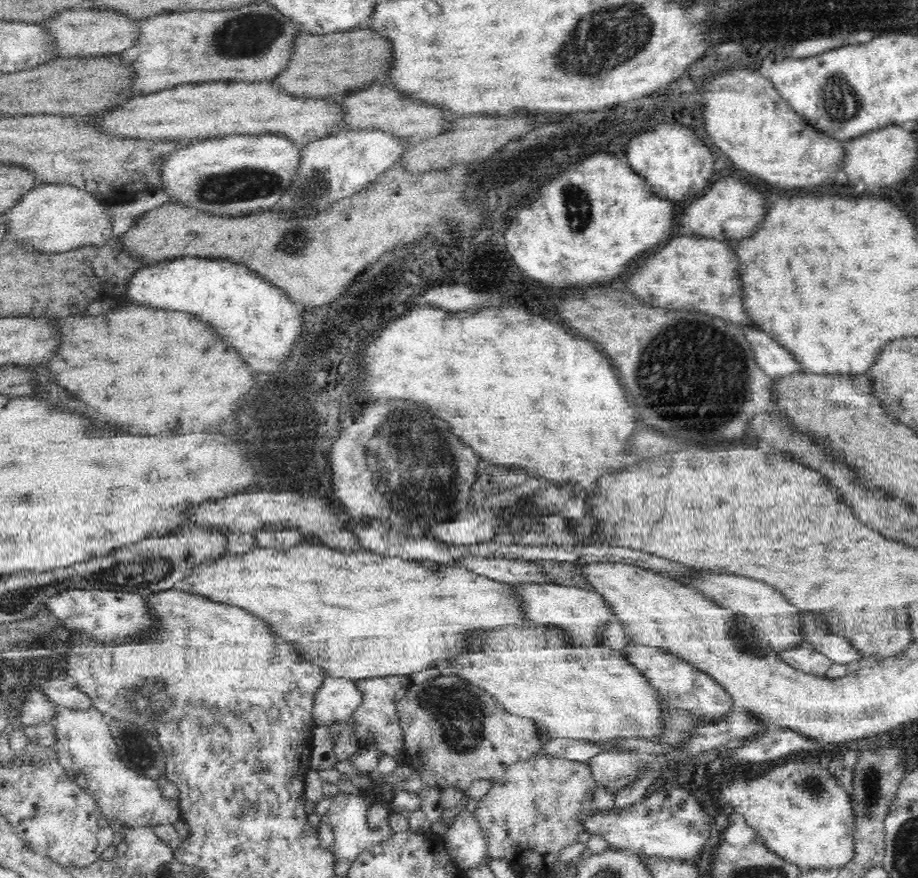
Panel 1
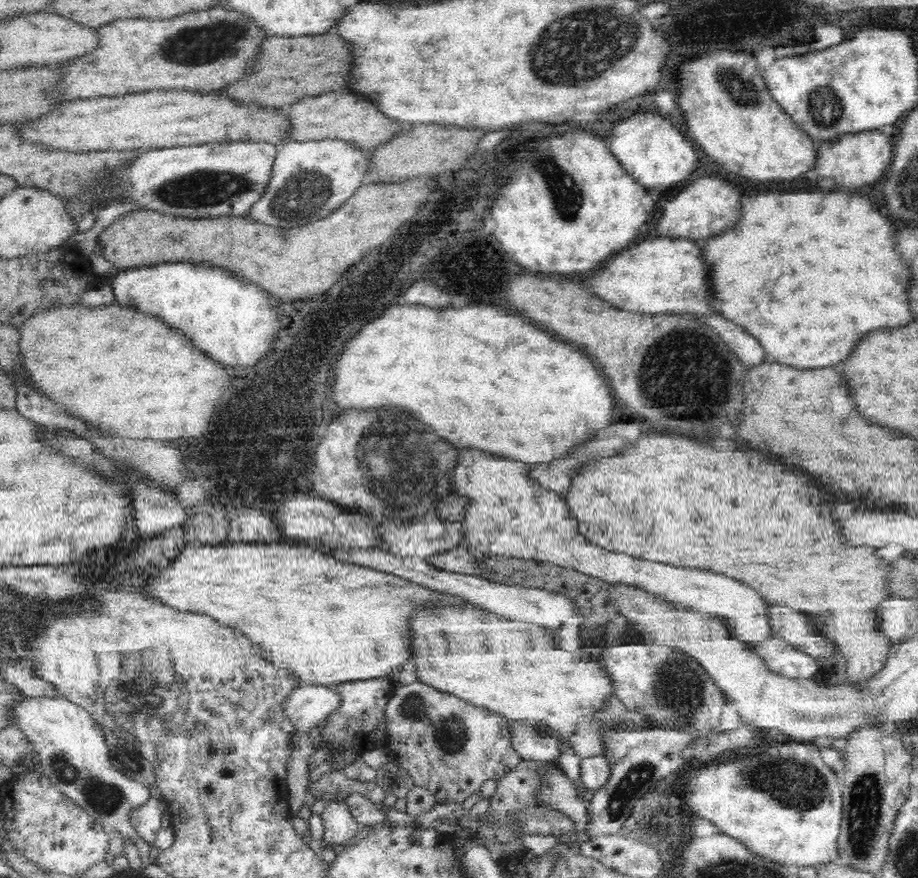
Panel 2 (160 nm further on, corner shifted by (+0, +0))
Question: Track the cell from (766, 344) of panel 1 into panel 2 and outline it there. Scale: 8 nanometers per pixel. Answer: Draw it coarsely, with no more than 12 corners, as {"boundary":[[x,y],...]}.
{"boundary":[[704,316],[748,367],[774,361],[760,340],[724,316]]}

